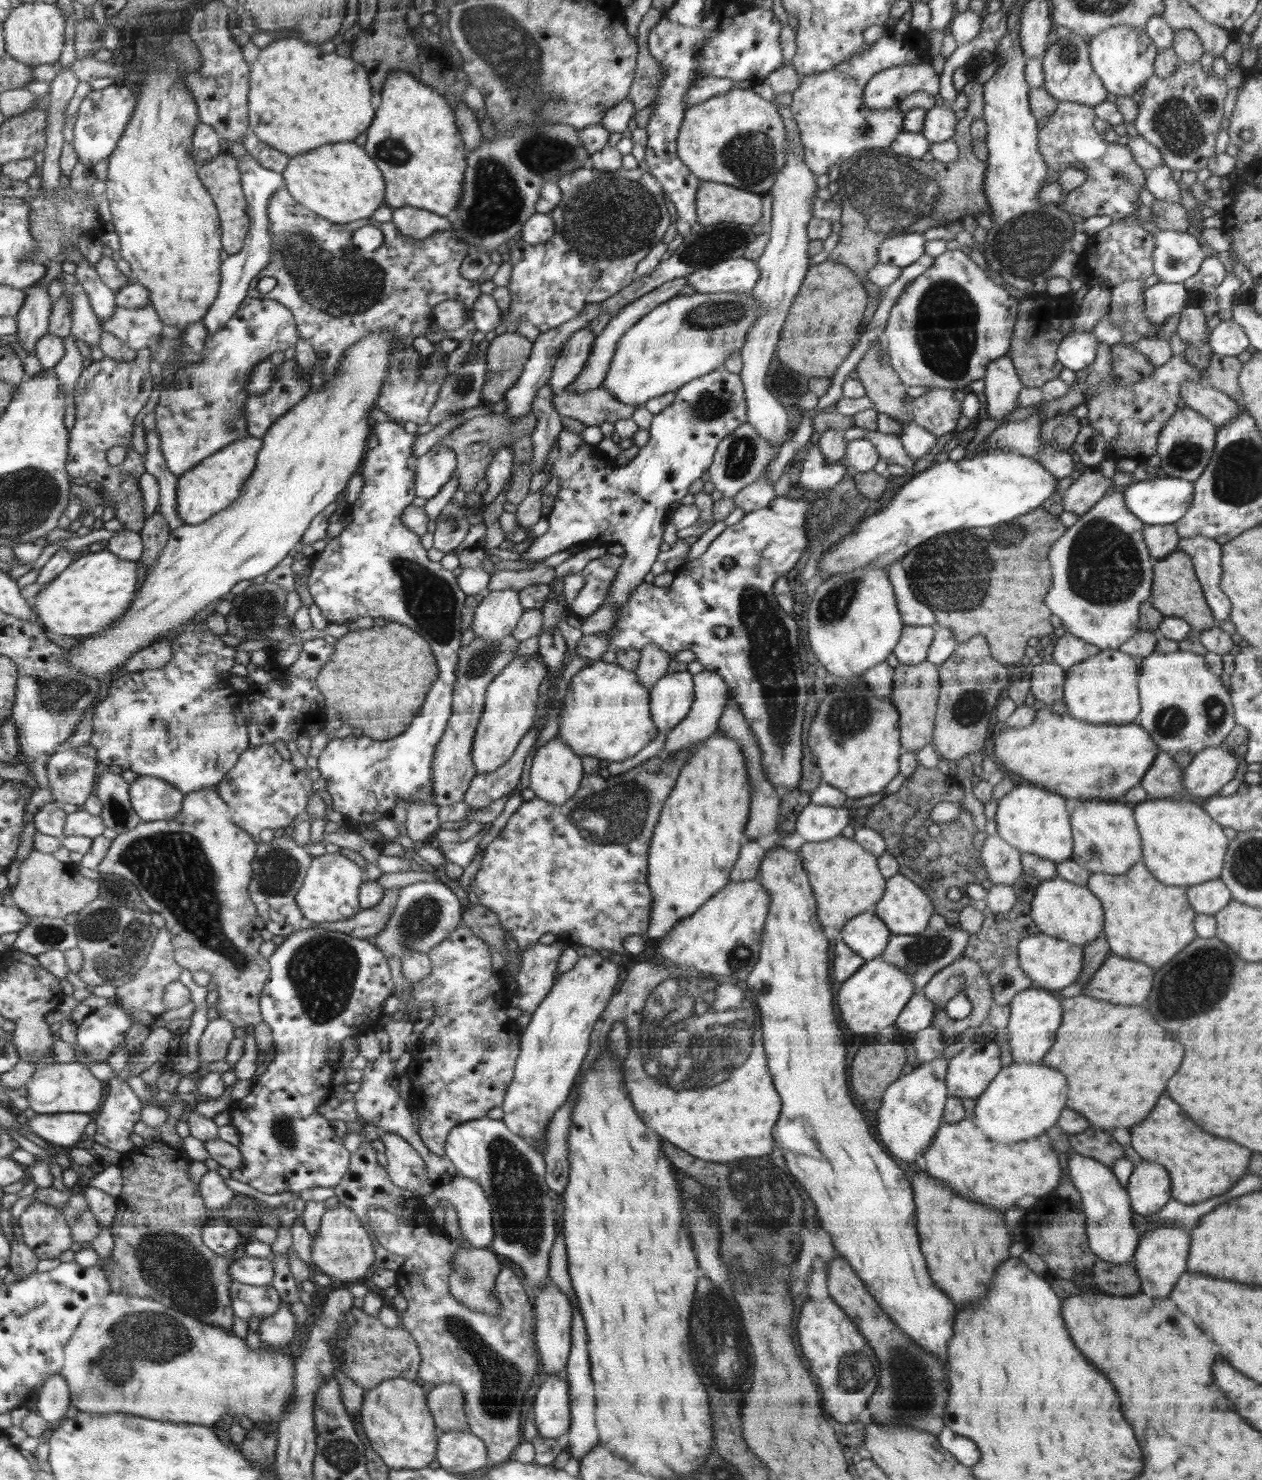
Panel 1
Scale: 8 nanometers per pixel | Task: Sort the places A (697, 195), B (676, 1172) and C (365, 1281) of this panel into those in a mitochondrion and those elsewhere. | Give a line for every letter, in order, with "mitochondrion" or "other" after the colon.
A: other
B: other
C: other

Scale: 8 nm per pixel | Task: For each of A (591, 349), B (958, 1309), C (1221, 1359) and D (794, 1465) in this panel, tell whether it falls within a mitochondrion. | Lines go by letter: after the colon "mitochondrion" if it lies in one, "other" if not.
A: other
B: other
C: other
D: other

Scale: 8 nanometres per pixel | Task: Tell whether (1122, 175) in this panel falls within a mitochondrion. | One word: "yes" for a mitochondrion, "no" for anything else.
yes

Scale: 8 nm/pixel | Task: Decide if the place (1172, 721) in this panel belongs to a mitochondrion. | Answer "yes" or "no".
yes

